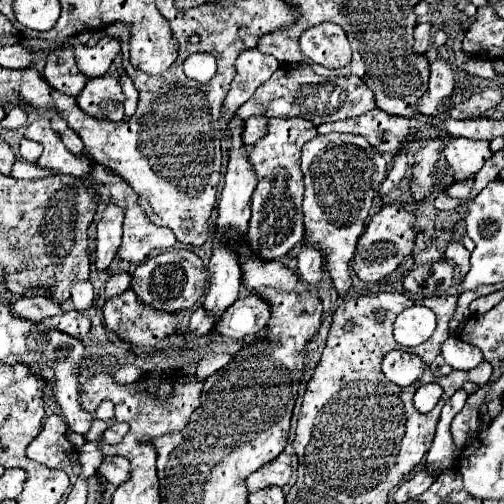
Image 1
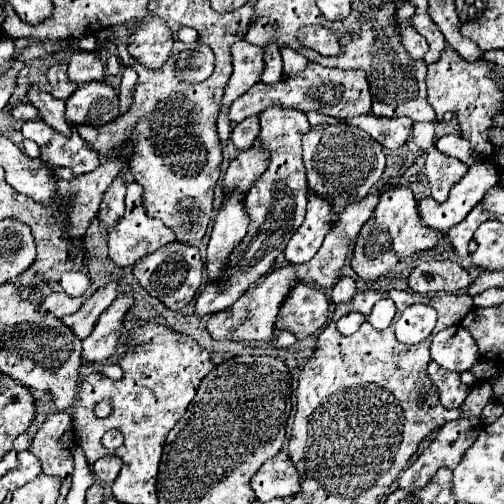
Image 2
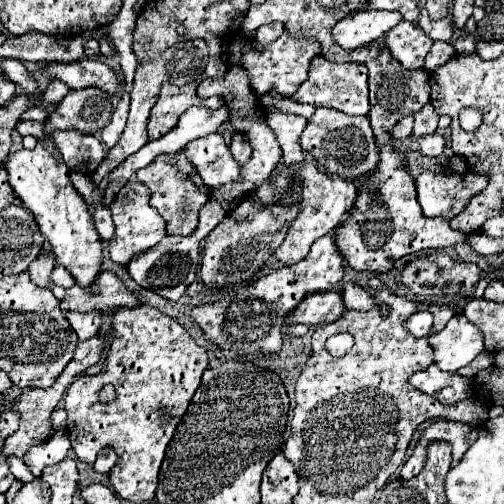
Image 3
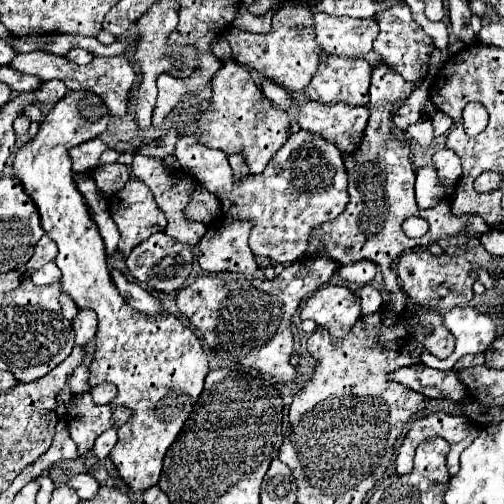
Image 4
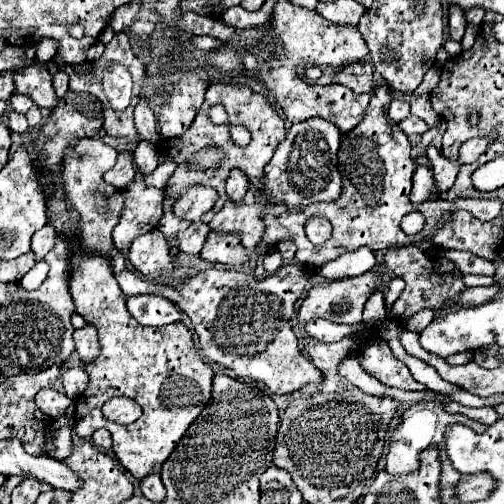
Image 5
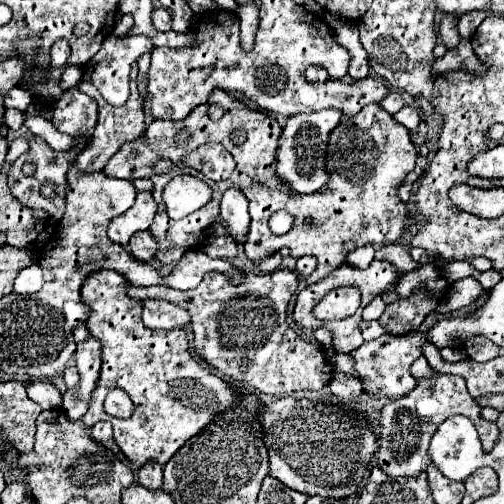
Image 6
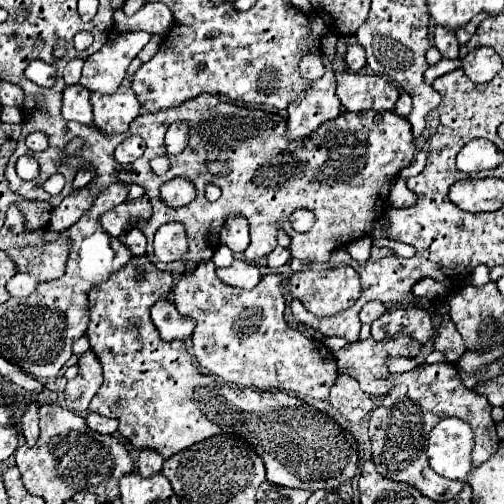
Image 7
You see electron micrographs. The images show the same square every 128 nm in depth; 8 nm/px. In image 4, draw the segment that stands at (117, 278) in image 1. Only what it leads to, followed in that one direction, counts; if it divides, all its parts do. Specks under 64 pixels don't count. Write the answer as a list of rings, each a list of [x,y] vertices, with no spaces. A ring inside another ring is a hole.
[[[80,310],[76,320],[72,320],[72,328],[76,332],[76,346],[86,346],[96,336],[96,314],[92,310]]]

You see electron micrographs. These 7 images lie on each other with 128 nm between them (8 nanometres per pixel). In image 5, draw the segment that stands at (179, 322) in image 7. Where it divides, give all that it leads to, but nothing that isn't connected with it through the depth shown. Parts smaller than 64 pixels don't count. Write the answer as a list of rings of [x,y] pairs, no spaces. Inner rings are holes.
[[[144,294],[144,296],[130,296],[126,298],[128,312],[142,324],[142,326],[166,326],[178,322],[182,318],[180,308],[162,296]]]

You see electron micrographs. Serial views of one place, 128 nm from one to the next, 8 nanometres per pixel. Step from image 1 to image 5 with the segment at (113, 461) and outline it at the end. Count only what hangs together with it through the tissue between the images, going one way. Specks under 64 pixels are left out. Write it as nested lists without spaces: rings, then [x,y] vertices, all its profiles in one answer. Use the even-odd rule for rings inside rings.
[[[104,428],[96,430],[96,432],[92,434],[92,444],[94,444],[94,446],[98,446],[98,448],[102,448],[102,450],[108,450],[108,448],[112,446],[110,432],[108,432],[108,430],[104,430]]]

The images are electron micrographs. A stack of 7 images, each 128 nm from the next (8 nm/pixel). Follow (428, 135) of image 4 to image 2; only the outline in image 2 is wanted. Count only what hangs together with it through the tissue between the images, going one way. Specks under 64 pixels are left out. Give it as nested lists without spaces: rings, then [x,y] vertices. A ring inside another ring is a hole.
[[[442,136],[442,138],[438,138],[436,148],[446,156],[466,162],[468,166],[476,164],[476,156],[472,156],[472,146],[460,136]]]

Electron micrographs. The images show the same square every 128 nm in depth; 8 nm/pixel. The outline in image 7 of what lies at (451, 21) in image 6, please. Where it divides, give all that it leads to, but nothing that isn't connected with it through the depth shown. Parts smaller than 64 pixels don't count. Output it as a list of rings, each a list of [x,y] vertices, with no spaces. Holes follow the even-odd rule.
[[[448,28],[434,30],[434,46],[440,50],[442,58],[458,58],[460,44],[458,44],[454,32],[448,32]]]

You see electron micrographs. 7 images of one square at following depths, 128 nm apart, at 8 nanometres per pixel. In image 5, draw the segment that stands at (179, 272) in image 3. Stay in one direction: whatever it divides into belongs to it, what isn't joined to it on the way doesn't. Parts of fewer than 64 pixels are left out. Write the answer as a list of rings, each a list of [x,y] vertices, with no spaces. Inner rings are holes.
[[[158,230],[138,236],[130,246],[128,260],[138,272],[148,276],[150,280],[166,276],[168,272],[172,272],[178,266],[176,258],[172,260],[172,256],[170,256],[168,242],[164,240],[164,236],[160,236]]]

